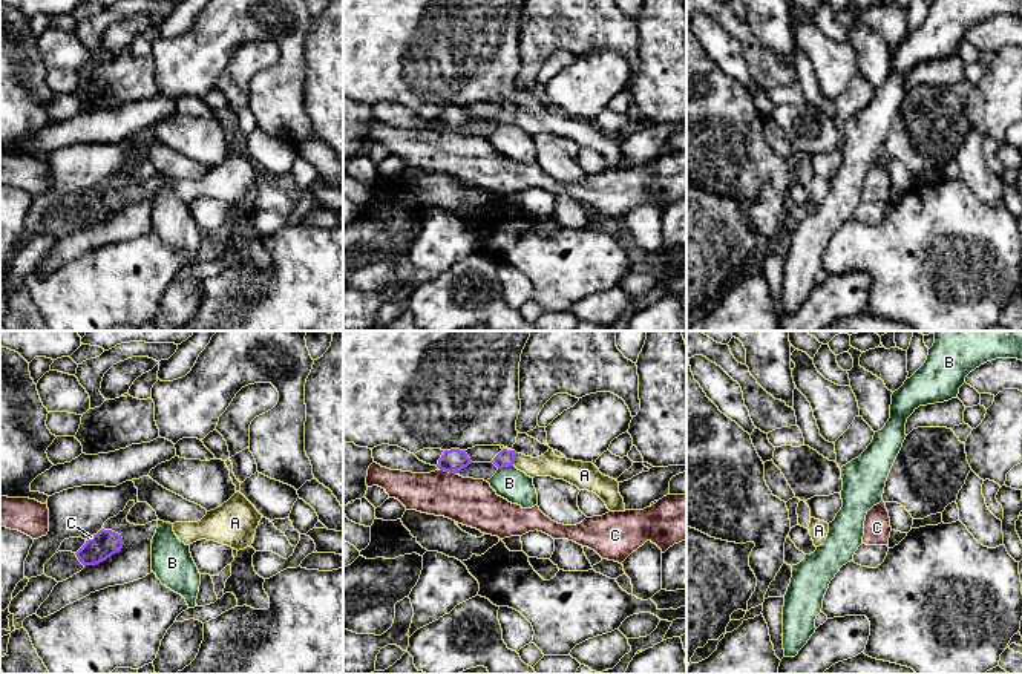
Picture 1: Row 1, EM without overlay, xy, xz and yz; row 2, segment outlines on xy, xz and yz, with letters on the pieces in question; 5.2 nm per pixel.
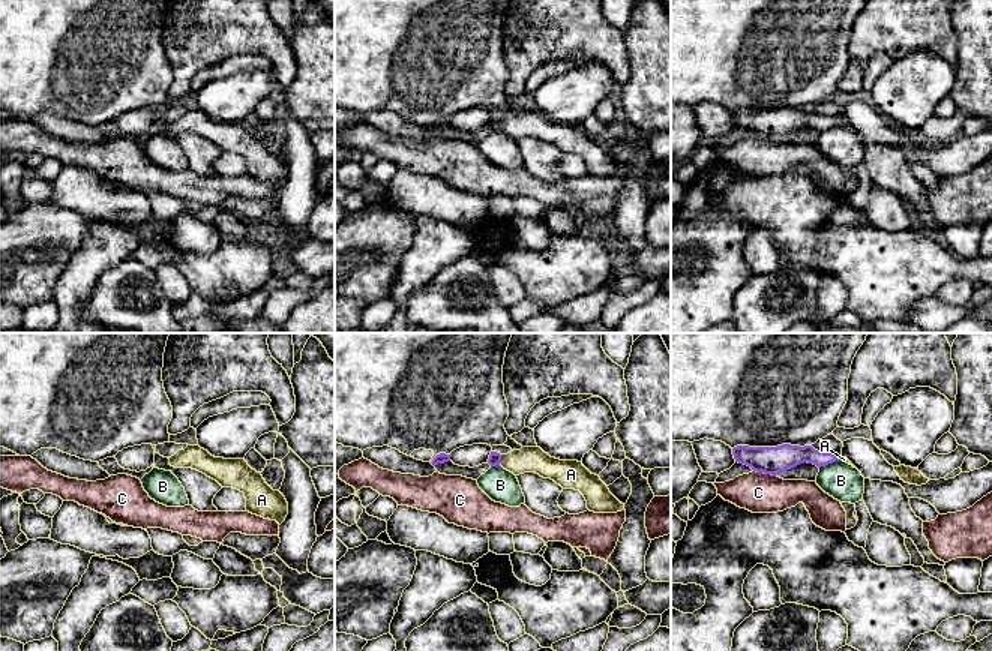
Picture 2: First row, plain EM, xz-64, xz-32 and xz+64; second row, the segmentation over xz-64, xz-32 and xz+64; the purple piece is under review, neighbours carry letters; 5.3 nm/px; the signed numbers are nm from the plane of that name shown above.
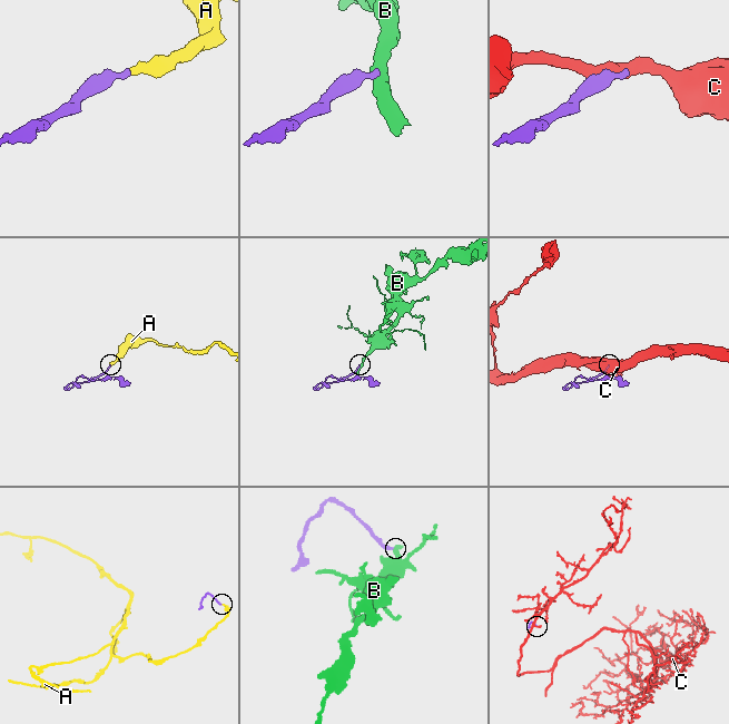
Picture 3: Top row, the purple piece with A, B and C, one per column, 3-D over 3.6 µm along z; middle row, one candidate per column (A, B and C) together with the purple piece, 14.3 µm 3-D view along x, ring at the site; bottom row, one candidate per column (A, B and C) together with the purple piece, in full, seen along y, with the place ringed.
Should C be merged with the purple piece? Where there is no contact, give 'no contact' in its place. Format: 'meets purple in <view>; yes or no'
meets purple in xz; no

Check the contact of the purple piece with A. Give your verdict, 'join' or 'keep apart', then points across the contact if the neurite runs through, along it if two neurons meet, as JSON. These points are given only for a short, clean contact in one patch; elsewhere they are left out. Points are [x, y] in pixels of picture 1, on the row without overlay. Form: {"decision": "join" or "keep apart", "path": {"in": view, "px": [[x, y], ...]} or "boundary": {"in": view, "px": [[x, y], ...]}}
{"decision": "join", "path": {"in": "xz", "px": [[504, 115], [514, 117], [526, 121], [549, 121]]}}

